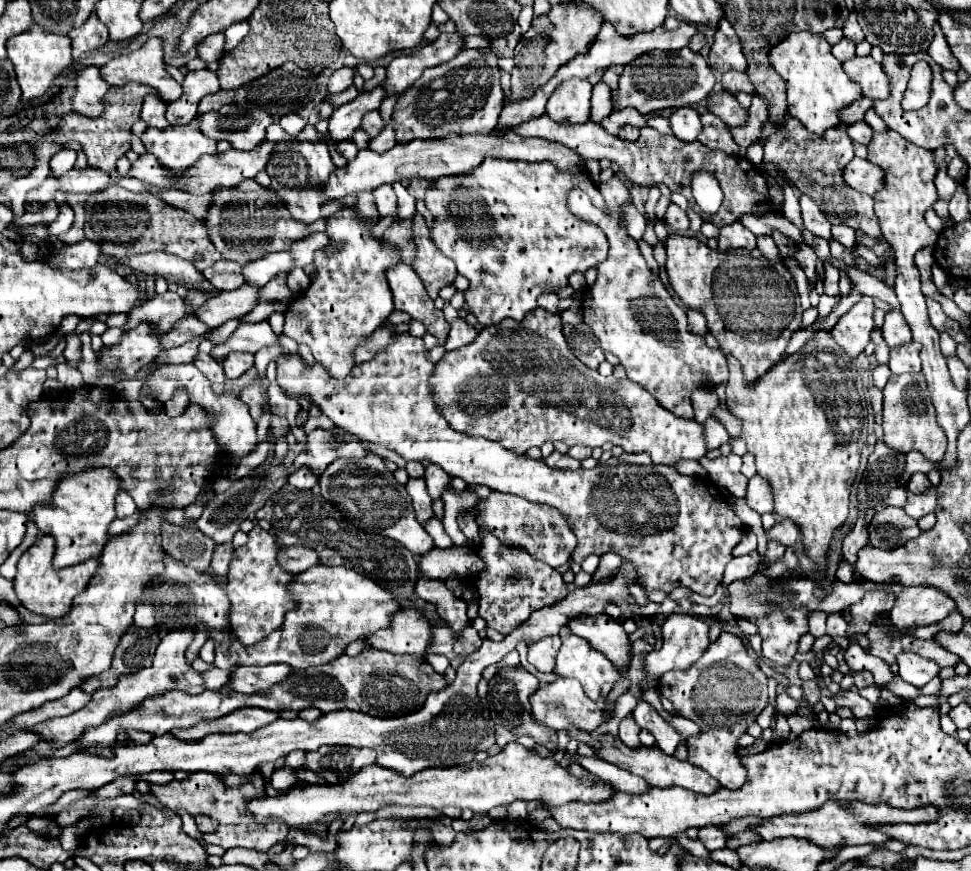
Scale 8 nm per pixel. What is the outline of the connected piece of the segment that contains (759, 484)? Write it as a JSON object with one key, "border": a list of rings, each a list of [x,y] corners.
{"border":[[[757,474],[749,480],[749,488],[747,488],[747,498],[745,500],[747,500],[749,508],[753,508],[759,514],[773,512],[773,494],[771,494],[771,488],[769,488],[767,480],[763,480]]]}

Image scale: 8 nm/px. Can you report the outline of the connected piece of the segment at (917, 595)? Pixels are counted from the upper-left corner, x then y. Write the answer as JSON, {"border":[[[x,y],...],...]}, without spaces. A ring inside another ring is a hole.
{"border":[[[909,586],[903,588],[901,594],[895,598],[891,622],[899,630],[919,628],[941,622],[951,610],[955,610],[955,602],[937,588]]]}

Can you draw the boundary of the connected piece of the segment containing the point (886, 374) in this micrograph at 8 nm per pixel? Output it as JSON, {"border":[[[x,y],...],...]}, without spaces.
{"border":[[[879,365],[873,371],[872,376],[874,385],[880,389],[883,389],[891,374],[892,372],[888,365]]]}

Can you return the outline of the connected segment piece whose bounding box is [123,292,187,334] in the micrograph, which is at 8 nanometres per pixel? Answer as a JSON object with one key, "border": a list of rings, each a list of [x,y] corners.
{"border":[[[165,292],[165,294],[157,294],[155,298],[147,300],[143,306],[131,310],[129,320],[123,326],[123,330],[129,332],[129,330],[137,328],[141,322],[147,322],[147,324],[155,326],[155,330],[159,334],[165,334],[183,316],[187,316],[185,302],[179,296],[175,296],[173,292]]]}

